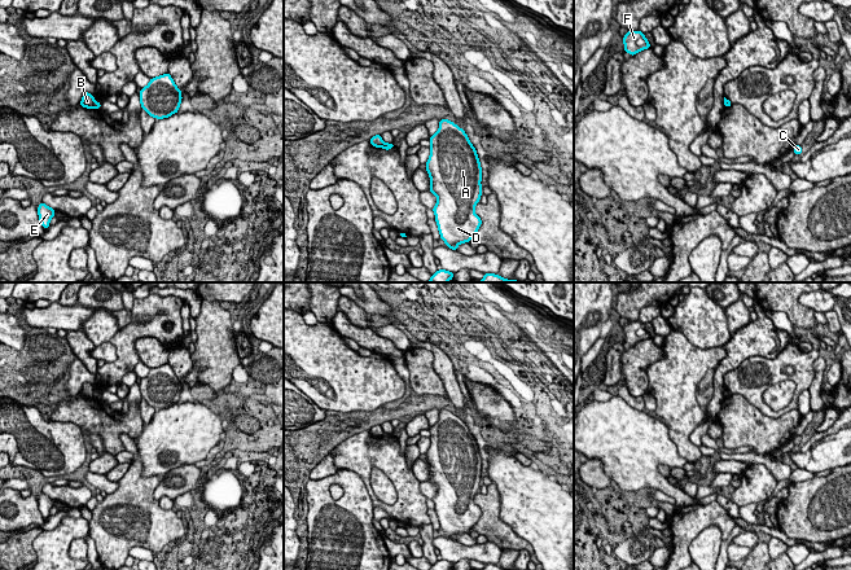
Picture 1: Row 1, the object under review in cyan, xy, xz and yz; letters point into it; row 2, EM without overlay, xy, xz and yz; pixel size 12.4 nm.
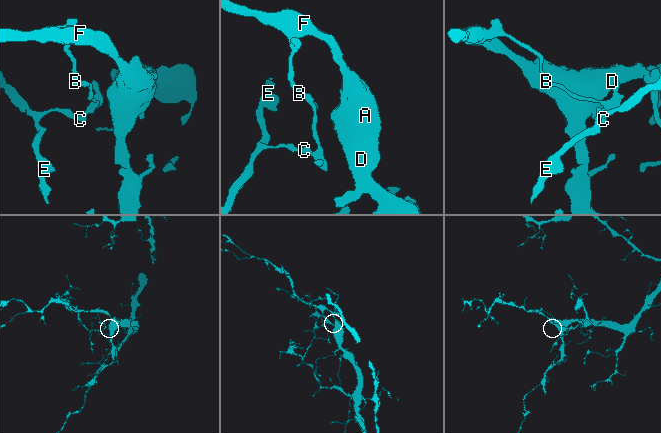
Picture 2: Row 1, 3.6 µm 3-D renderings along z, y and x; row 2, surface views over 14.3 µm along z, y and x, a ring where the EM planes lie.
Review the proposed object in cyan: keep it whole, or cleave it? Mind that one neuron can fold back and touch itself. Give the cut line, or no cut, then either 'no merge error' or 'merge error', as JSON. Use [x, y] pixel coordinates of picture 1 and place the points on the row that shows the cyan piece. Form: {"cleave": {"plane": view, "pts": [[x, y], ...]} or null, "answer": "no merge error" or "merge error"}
{"cleave": {"plane": "xy", "pts": [[93, 100], [92, 106]]}, "answer": "merge error"}

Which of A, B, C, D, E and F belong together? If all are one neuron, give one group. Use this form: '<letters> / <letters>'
A B D F / C E

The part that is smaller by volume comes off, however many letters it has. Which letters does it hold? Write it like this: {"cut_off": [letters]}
{"cut_off": ["C", "E"]}

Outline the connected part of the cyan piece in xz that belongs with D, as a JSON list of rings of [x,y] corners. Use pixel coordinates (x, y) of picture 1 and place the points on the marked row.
[[[448,119],[439,120],[439,130],[430,139],[430,157],[426,171],[430,176],[430,192],[437,196],[433,207],[440,238],[446,246],[457,251],[457,246],[469,242],[478,232],[482,220],[474,207],[482,196],[482,167],[475,148],[464,130]]]

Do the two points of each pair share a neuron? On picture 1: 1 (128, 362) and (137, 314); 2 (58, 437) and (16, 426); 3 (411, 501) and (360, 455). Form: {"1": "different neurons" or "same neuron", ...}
{"1": "same neuron", "2": "same neuron", "3": "same neuron"}

